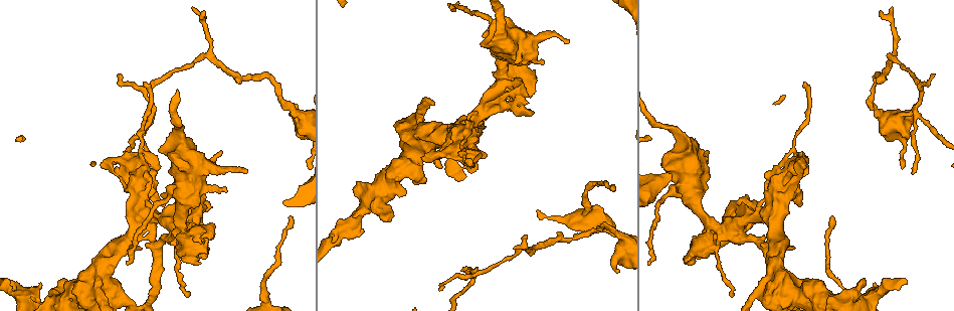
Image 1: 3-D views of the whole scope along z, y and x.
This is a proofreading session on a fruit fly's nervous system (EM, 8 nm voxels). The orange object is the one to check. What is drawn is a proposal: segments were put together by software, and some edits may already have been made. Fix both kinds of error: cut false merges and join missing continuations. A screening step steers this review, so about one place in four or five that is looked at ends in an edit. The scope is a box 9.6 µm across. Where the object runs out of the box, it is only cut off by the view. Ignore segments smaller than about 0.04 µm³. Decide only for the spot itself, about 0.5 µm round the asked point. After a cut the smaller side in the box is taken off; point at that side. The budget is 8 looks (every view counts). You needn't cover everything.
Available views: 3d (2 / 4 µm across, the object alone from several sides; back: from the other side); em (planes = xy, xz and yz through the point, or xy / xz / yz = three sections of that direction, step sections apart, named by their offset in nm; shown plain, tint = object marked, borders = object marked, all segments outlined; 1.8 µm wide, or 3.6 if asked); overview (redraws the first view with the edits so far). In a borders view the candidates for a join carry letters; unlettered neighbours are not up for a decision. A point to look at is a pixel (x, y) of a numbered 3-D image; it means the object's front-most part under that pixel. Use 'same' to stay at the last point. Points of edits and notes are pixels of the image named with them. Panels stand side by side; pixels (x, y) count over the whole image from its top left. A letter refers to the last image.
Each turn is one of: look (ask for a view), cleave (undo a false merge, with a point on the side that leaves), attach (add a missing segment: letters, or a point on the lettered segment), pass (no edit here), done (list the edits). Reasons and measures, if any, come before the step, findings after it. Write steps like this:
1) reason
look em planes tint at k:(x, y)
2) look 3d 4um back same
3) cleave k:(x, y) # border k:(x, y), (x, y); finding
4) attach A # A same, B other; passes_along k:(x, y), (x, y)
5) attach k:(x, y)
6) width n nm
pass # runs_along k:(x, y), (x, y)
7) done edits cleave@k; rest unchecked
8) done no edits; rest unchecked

free end
look 3d 2um at 1:(731, 292)

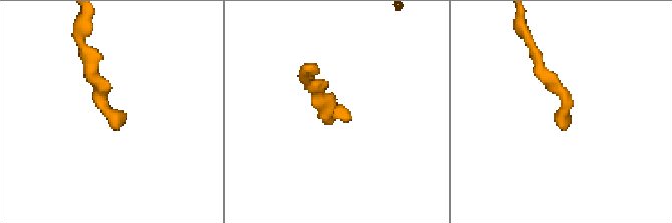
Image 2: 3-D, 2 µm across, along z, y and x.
look em xz step 8 borders at 2:(565, 114)

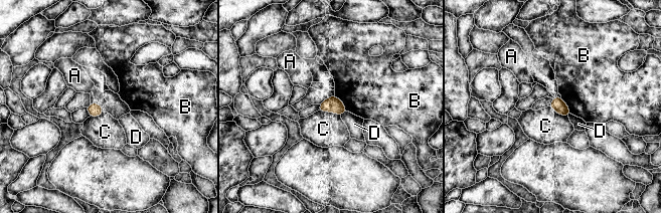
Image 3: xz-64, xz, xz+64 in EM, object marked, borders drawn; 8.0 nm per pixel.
look em planes borders same

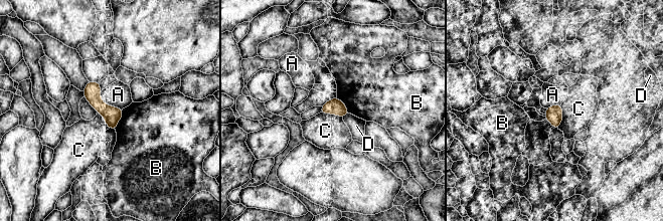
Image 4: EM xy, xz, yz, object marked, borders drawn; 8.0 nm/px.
width 130 nm
pass # A other, B other, C other, D other; border 4:(561, 104), (562, 120), (557, 128); no lettered segment goes on from it

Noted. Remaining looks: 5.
three arms meet
look 3d 2um at 1:(154, 217)

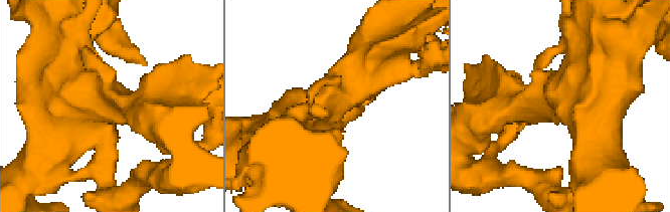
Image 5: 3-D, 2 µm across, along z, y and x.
arms 3; arm_widths 220, 480, 500 nm; now the EM
look em planes borders at 5:(330, 109)

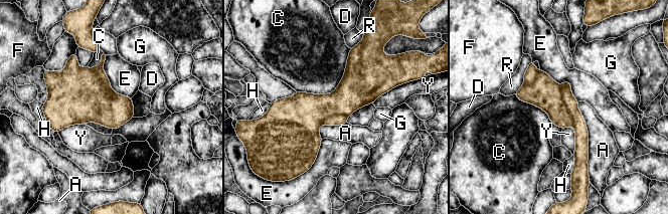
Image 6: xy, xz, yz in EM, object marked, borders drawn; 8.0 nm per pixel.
longest_contact A 600 nm
cleave 6:(581, 133) # A other, C other, D other, E other, F other, G other, H other, R other, Y other; two cells meet here

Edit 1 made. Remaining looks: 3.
redraw
look overview

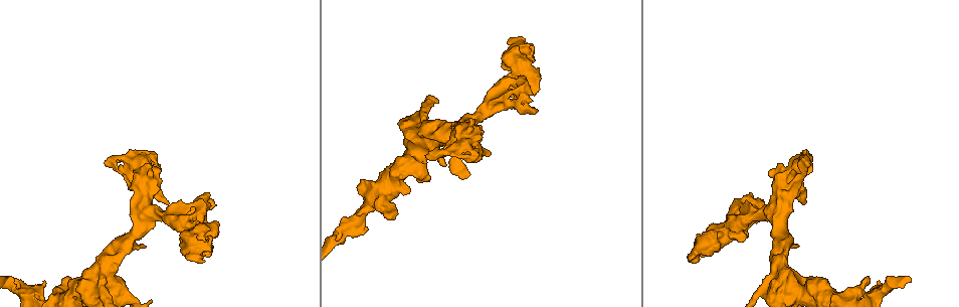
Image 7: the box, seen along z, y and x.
closes a loop
look em planes tint at 7:(80, 299)

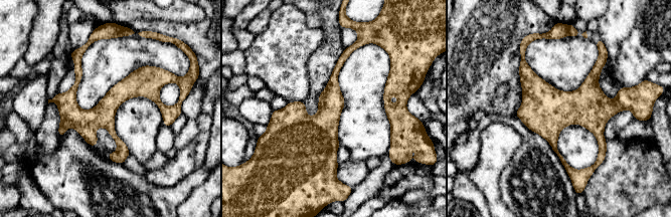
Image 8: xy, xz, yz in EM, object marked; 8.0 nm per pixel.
what lies round it
look em planes borders same

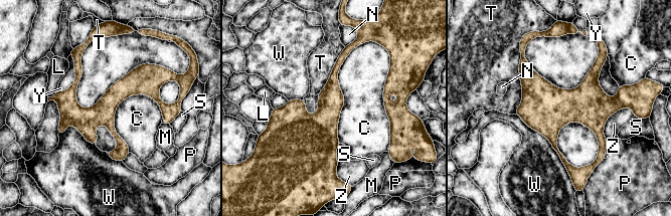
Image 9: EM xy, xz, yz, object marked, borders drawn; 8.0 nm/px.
longest_contact C 850 nm
pass # C other, L other, M other, N other, P other, S other, T other, W other, Y other, Z other; border 9:(364, 42), (339, 69), (339, 143); all the same cell

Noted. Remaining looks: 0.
done edits cleave@6; rest unchecked

